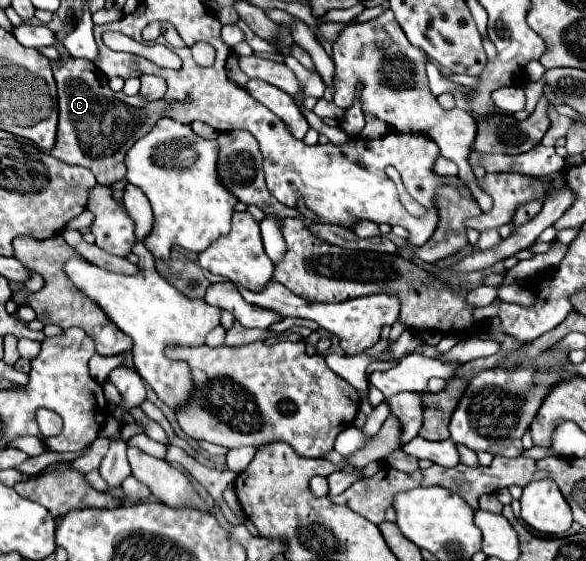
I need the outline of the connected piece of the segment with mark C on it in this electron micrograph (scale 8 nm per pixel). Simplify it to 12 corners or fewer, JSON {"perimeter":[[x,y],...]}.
{"perimeter":[[54,62],[54,158],[124,178],[168,102],[112,92],[94,62]]}

